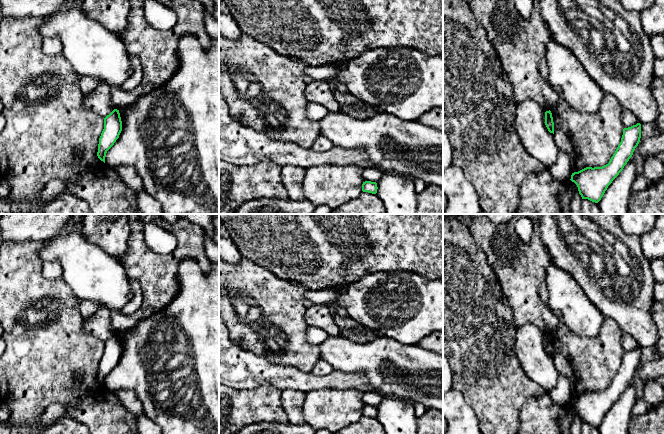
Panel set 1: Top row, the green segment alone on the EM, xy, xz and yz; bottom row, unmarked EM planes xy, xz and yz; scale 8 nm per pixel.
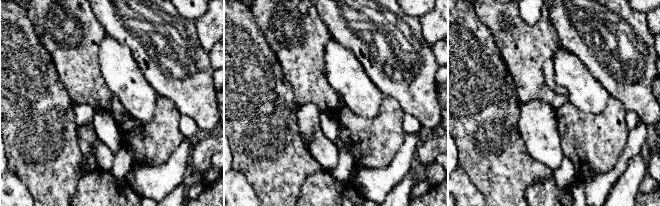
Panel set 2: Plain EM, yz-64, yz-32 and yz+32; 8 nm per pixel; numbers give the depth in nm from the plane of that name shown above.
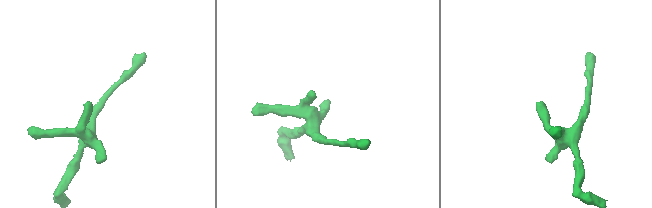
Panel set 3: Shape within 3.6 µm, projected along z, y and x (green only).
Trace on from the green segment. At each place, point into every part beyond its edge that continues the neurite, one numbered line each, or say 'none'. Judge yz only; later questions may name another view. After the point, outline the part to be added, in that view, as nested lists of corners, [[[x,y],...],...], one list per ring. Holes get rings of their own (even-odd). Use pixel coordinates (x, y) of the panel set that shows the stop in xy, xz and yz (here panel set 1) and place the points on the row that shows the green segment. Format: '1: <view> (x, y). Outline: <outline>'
none

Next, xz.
none

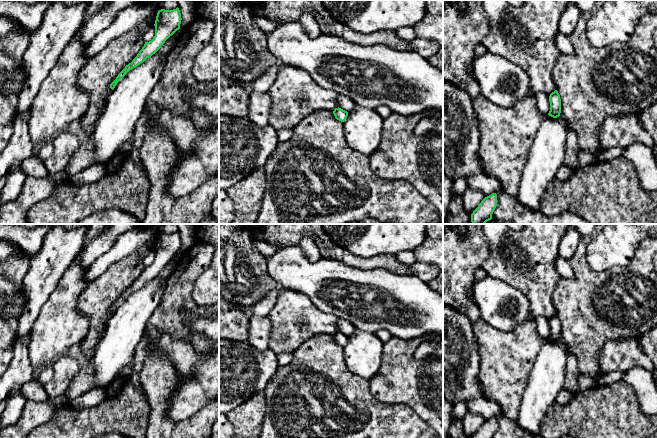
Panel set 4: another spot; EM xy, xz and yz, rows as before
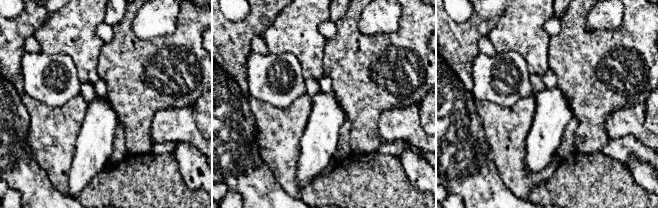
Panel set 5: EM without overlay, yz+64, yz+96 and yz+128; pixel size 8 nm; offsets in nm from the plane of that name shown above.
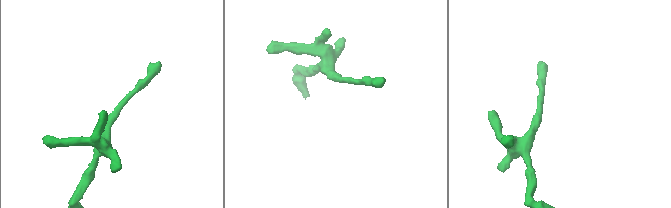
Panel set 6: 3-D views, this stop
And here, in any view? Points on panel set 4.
none

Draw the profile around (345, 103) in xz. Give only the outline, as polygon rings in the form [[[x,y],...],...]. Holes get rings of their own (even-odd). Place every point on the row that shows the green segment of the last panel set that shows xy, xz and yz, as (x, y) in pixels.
[[[338,94],[336,101],[337,101],[338,107],[347,112],[350,112],[356,106],[356,104],[350,98],[340,94]]]

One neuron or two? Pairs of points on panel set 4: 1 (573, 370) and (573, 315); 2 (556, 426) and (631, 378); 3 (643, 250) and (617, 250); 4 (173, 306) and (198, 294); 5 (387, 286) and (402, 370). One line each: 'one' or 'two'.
1: two
2: two
3: two
4: two
5: two

